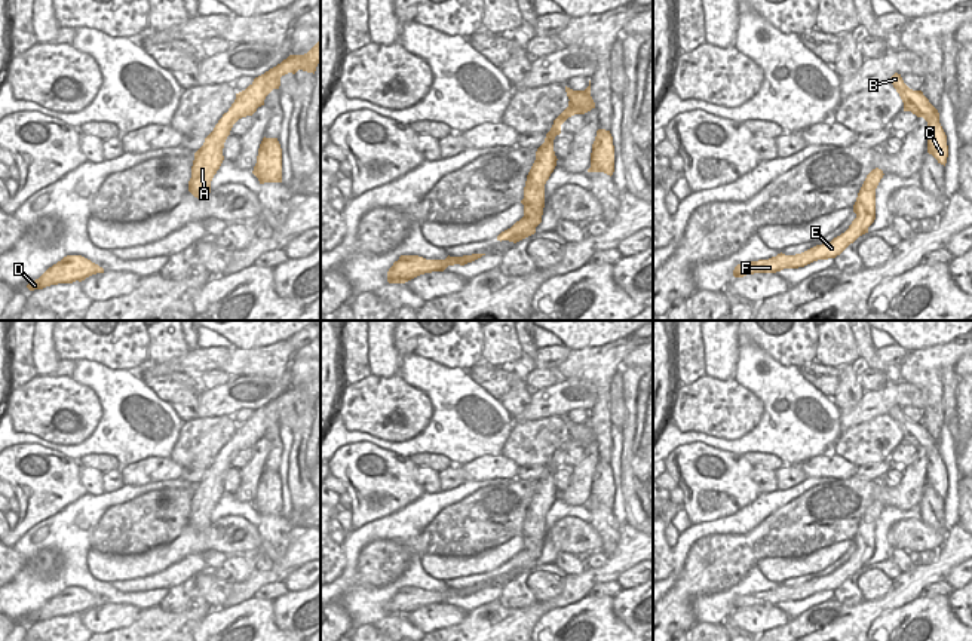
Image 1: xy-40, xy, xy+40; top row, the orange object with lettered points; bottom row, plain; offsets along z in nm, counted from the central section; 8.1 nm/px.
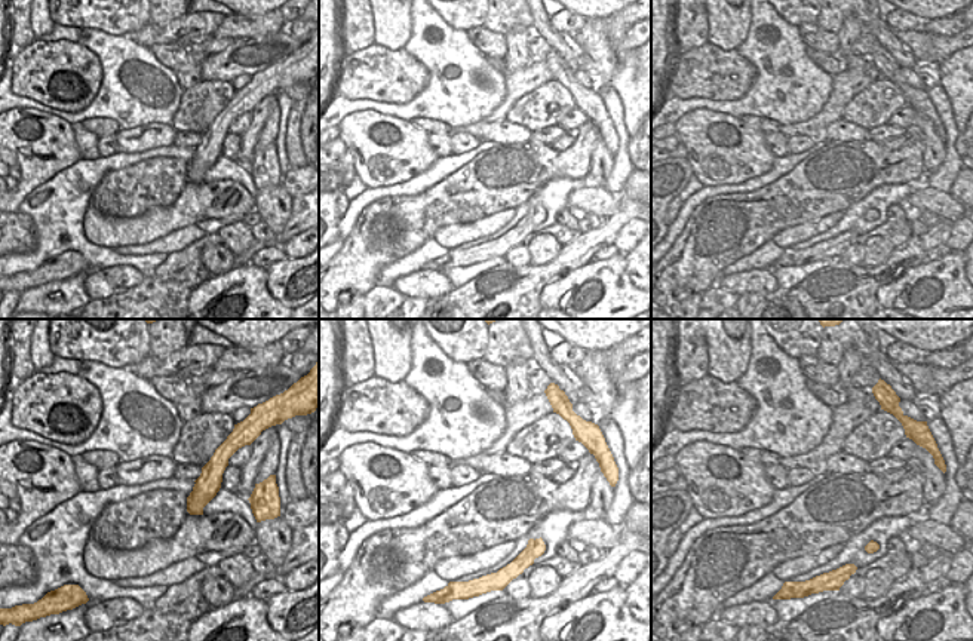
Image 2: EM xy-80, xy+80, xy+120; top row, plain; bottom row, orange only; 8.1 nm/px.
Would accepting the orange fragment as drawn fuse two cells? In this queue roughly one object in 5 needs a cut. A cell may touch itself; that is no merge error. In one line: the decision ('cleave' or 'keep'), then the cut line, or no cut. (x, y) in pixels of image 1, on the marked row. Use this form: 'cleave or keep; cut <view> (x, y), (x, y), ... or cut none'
cleave; cut xy (570, 100), (583, 113)

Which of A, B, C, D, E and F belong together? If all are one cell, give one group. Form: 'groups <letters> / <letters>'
groups A D E F / B C

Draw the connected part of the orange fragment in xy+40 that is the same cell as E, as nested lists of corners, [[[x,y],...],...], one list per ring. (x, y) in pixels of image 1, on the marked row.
[[[879,168],[873,169],[867,175],[853,205],[853,212],[856,214],[856,218],[852,221],[844,233],[834,237],[828,243],[816,245],[801,254],[785,255],[781,252],[769,260],[741,263],[735,267],[733,276],[743,277],[754,273],[776,273],[784,269],[798,269],[818,260],[835,258],[837,255],[840,255],[859,236],[868,233],[868,227],[874,223],[876,188],[883,175],[883,171]]]

